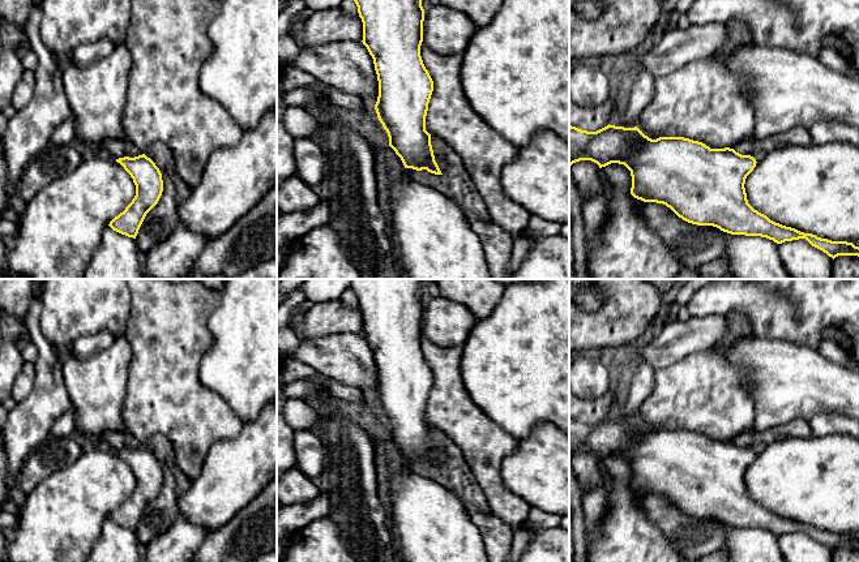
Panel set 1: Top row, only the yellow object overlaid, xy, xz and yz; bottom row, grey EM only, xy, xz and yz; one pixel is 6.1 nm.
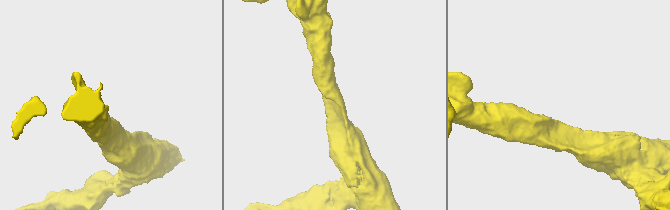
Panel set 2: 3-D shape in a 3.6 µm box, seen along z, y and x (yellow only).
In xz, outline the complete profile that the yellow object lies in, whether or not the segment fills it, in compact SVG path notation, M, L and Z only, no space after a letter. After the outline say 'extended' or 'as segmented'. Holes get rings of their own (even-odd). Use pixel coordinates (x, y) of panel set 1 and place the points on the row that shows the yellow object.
M354 0L363 22L363 44L373 59L379 81L375 110L389 137L389 146L405 168L427 170L443 175L433 155L431 134L426 130L428 103L433 81L426 69L420 46L424 9L422 0Z | as segmented

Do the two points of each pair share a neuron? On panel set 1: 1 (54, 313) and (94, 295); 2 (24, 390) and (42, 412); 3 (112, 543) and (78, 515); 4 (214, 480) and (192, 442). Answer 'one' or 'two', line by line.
1: one
2: two
3: two
4: two

